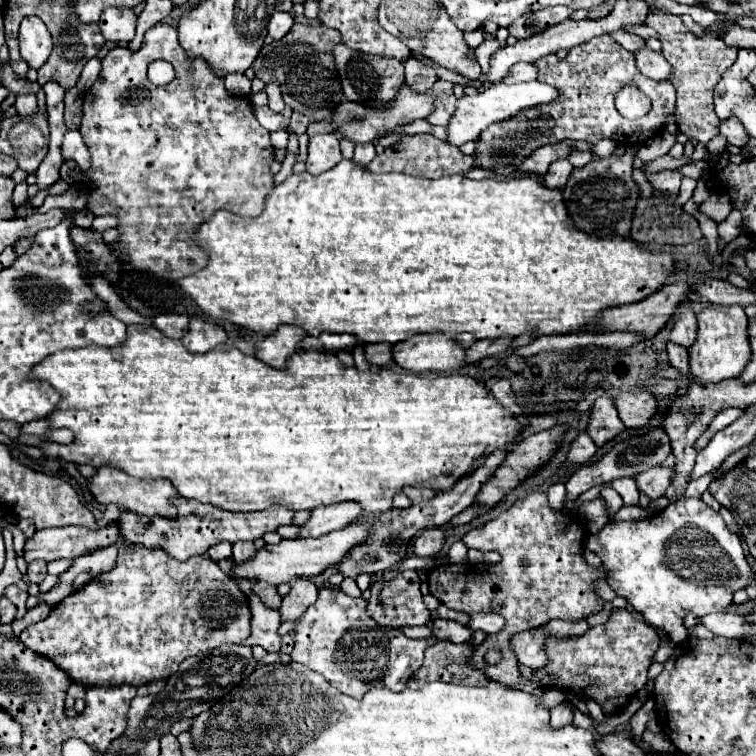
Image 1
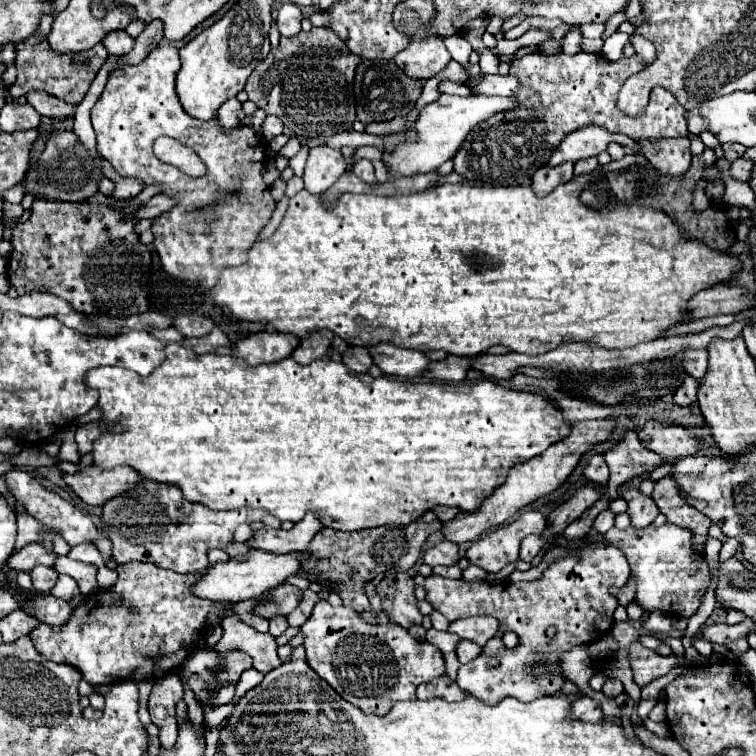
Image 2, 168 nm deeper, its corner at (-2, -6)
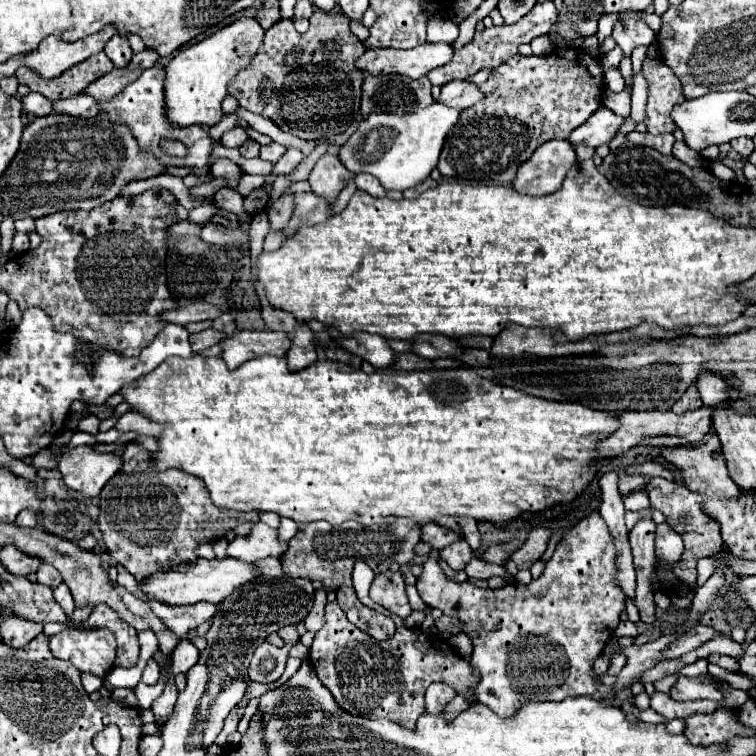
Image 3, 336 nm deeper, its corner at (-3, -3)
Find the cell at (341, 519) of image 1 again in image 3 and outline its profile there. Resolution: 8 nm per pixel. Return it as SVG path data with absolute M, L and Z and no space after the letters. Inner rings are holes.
M264 522L254 524L250 534L236 536L226 550L228 558L244 560L244 562L256 562L260 558L268 556L282 556L282 552L288 548L288 544L278 540L278 532L274 528L268 528Z

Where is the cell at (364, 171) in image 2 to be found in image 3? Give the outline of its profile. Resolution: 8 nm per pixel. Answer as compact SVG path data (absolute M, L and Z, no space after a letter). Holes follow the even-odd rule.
M356 174L354 176L354 184L356 184L356 188L368 192L374 198L384 198L386 196L386 190L378 182L378 178L372 178L370 174Z

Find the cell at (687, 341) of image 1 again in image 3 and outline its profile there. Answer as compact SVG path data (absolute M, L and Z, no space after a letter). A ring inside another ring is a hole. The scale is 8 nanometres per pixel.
M704 374L702 380L698 380L698 392L702 396L702 402L706 406L716 406L716 404L722 404L728 396L728 384L724 384L724 380L714 374Z

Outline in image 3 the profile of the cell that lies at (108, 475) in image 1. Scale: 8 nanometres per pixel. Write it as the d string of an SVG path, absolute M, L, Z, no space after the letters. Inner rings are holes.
M92 446L68 448L60 456L58 470L68 488L84 496L98 496L104 484L122 468L120 456L100 454Z

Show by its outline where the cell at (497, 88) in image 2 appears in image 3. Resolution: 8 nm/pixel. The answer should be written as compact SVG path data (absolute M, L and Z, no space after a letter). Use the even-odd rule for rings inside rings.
M452 80L452 82L444 84L440 98L438 98L438 102L448 104L450 108L462 108L462 110L480 100L484 100L484 94L480 92L480 88L472 82L464 82L464 80Z

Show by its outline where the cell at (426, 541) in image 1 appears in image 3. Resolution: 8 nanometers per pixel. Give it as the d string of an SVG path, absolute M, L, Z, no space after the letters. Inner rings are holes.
M458 540L450 546L446 546L444 550L440 550L438 554L452 570L464 570L464 566L474 558L474 552L466 540Z

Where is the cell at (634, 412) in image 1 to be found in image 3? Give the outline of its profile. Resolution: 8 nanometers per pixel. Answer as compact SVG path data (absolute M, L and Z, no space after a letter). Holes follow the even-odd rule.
M710 434L708 444L702 444L702 446L696 446L696 448L666 448L662 452L662 456L670 464L676 464L680 468L680 472L684 472L684 484L692 492L702 492L706 496L724 496L724 498L740 496L740 488L728 476L726 460L724 460L720 440L718 440L716 434Z

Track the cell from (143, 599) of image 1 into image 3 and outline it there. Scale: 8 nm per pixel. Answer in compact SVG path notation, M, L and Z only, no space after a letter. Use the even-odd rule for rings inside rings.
M104 628L64 630L50 638L50 650L56 658L72 662L80 672L104 678L116 656L116 640Z

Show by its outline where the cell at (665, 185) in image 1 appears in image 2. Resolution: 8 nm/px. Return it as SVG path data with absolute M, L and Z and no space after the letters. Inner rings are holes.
M687 137L679 139L657 139L657 141L641 141L641 153L649 159L649 163L661 175L683 177L691 167L691 153Z

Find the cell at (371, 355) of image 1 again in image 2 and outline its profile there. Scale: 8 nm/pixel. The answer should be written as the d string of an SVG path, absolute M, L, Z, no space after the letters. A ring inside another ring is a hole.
M349 347L349 351L343 353L343 363L355 373L367 373L373 365L373 359L367 347Z

